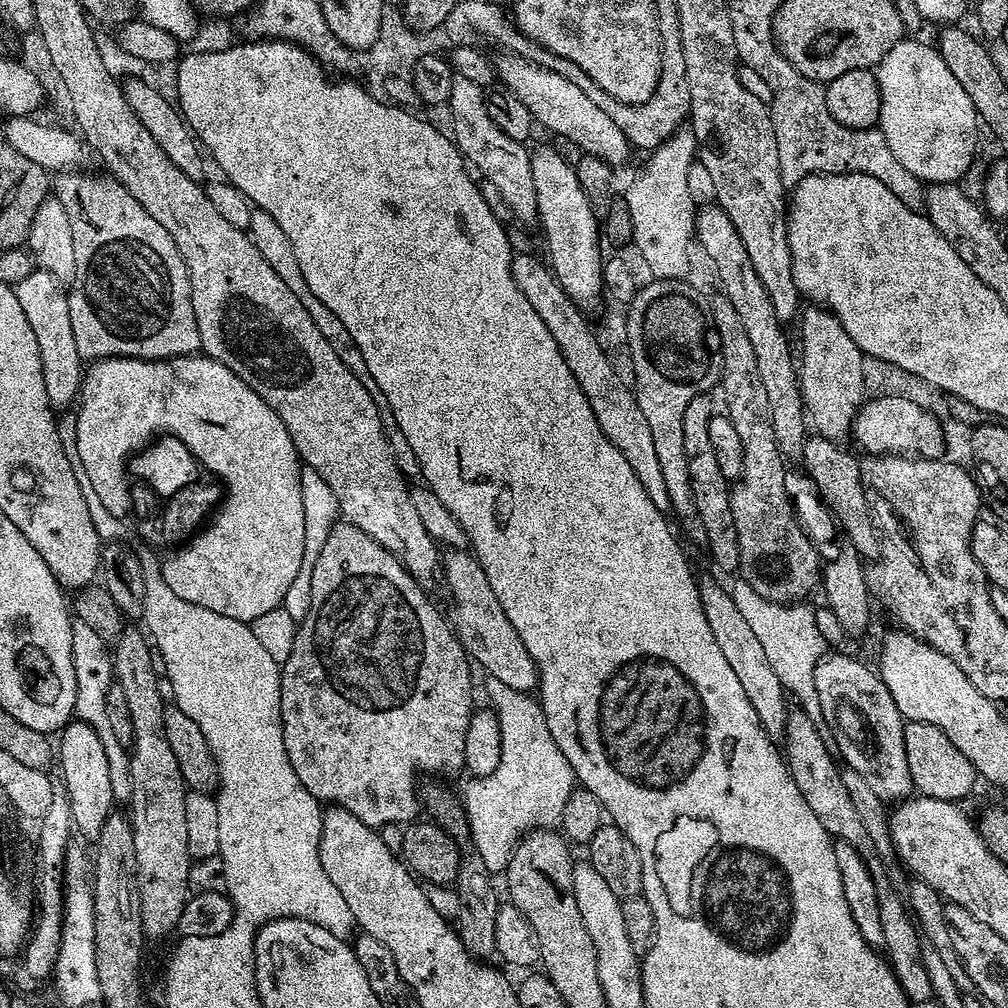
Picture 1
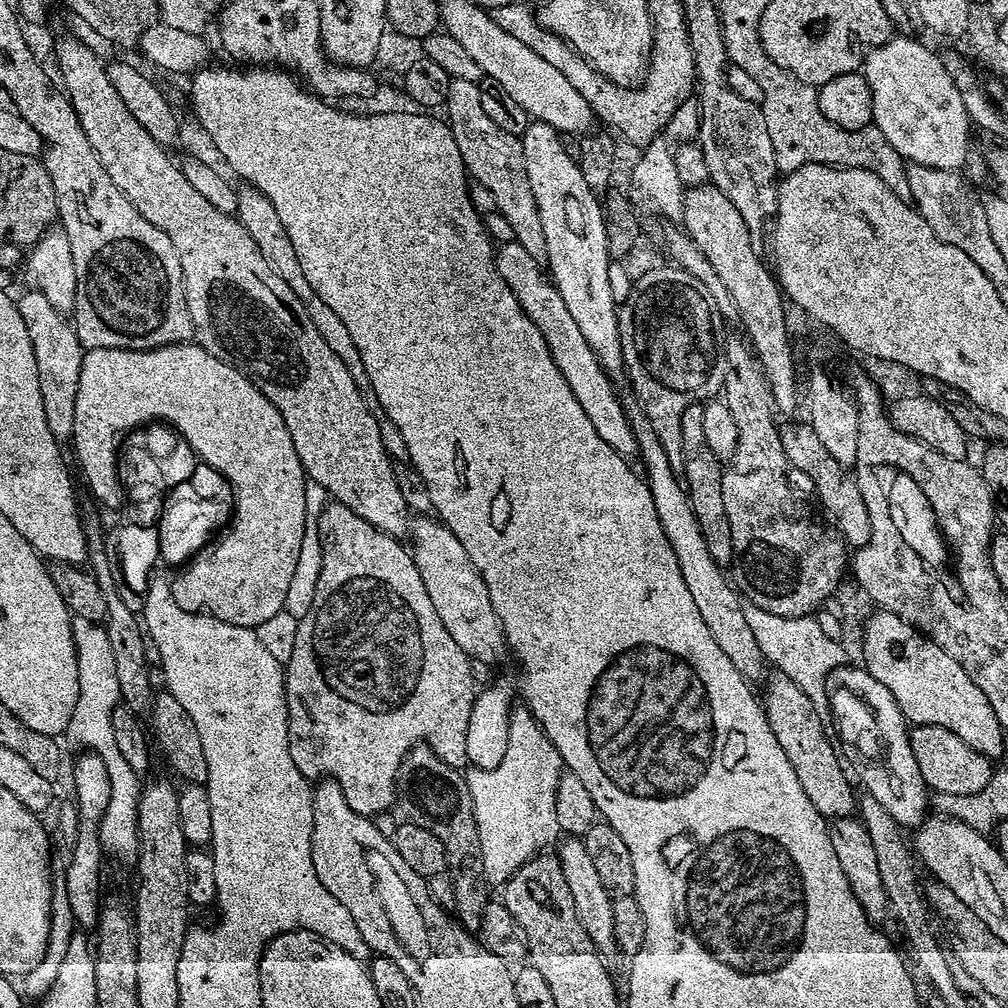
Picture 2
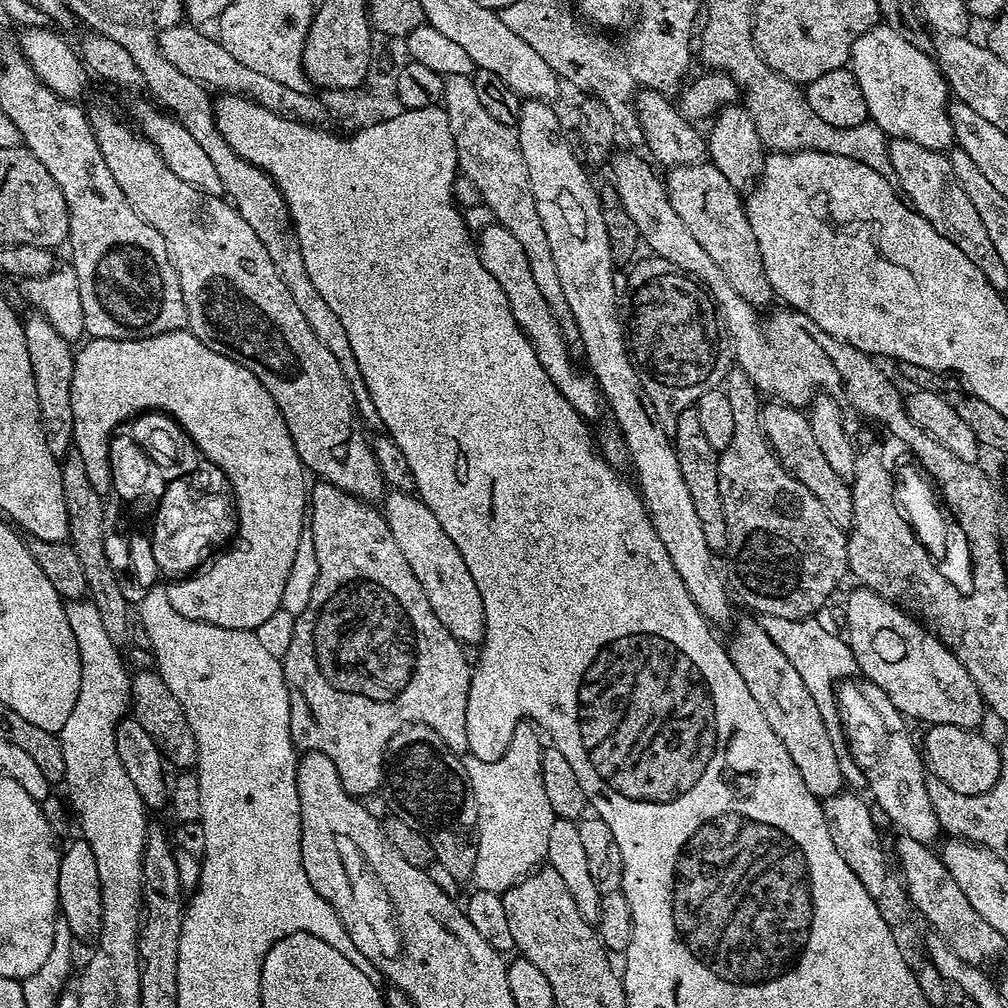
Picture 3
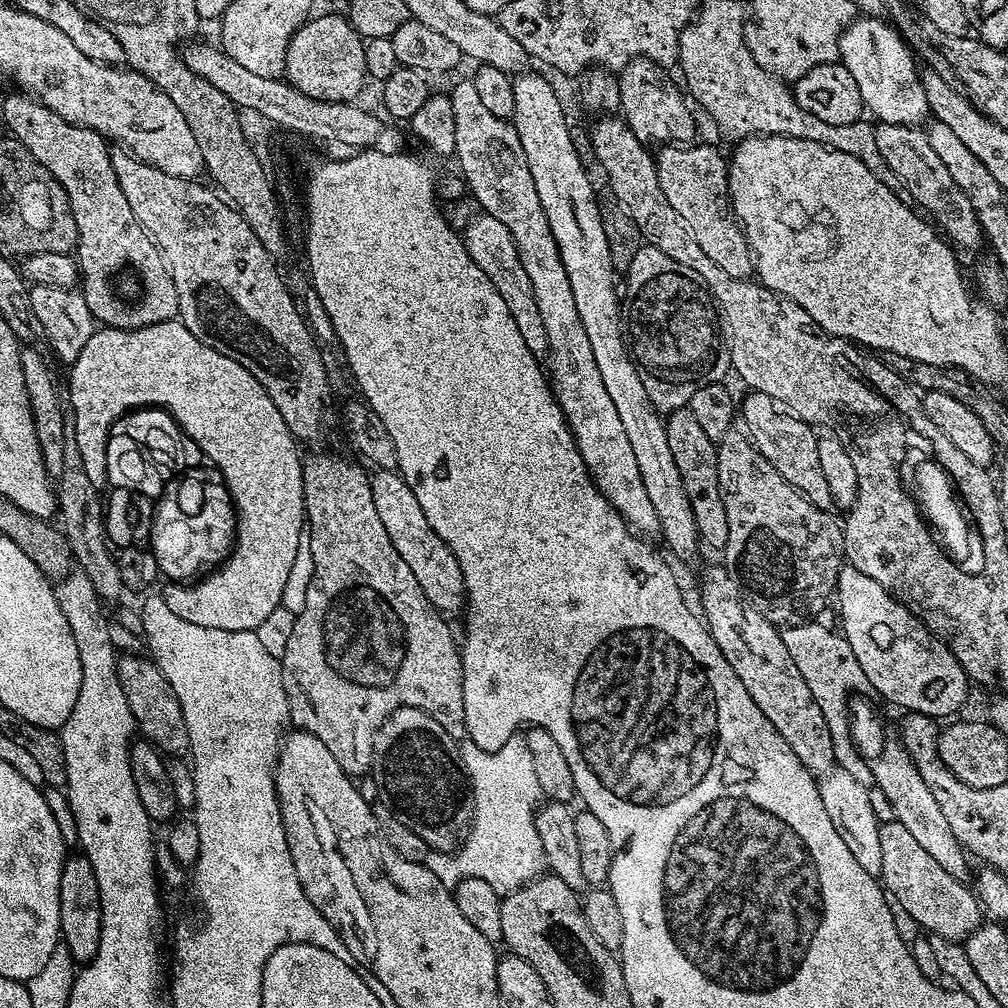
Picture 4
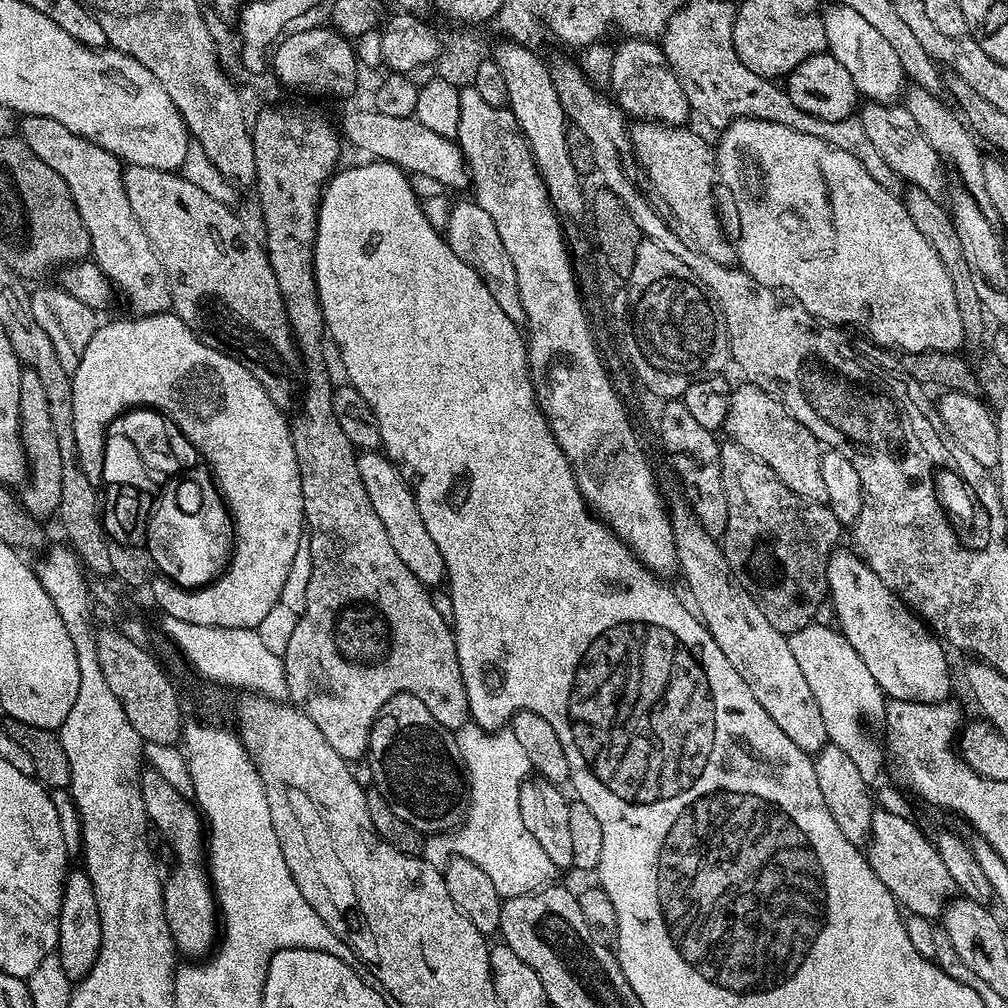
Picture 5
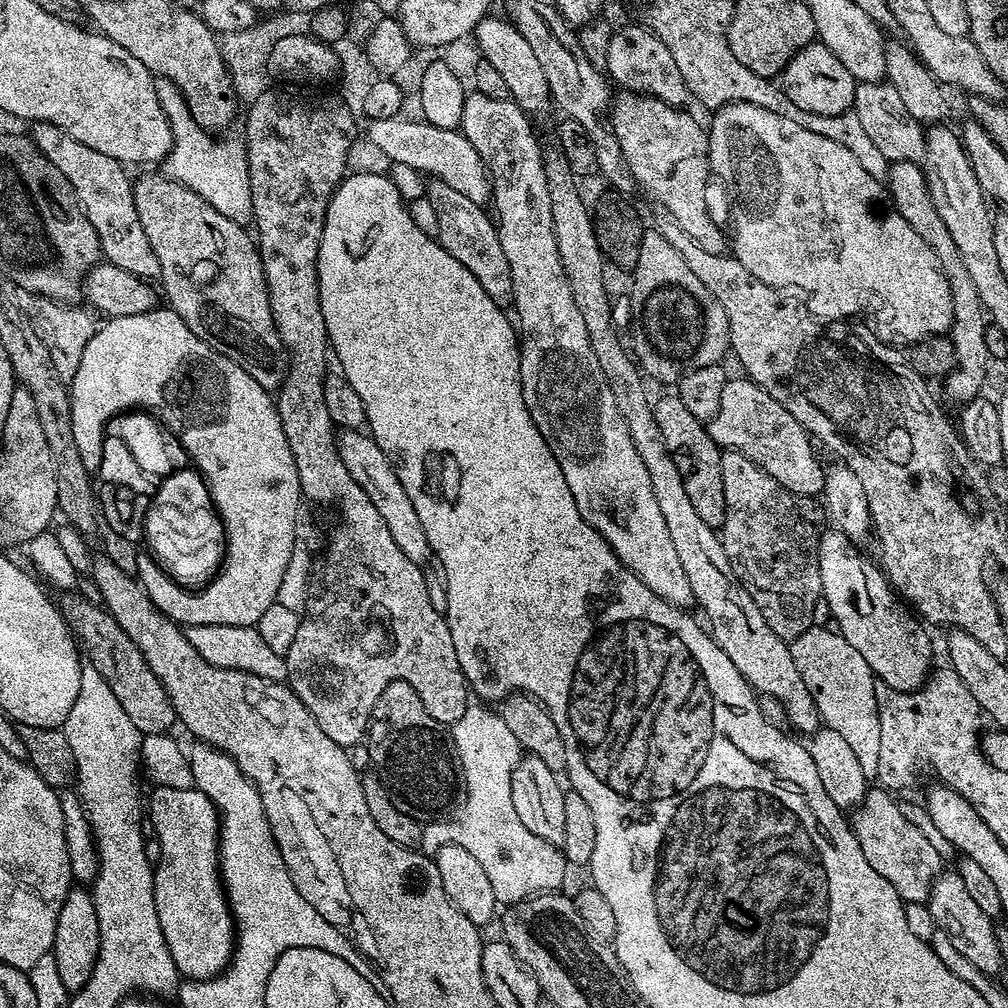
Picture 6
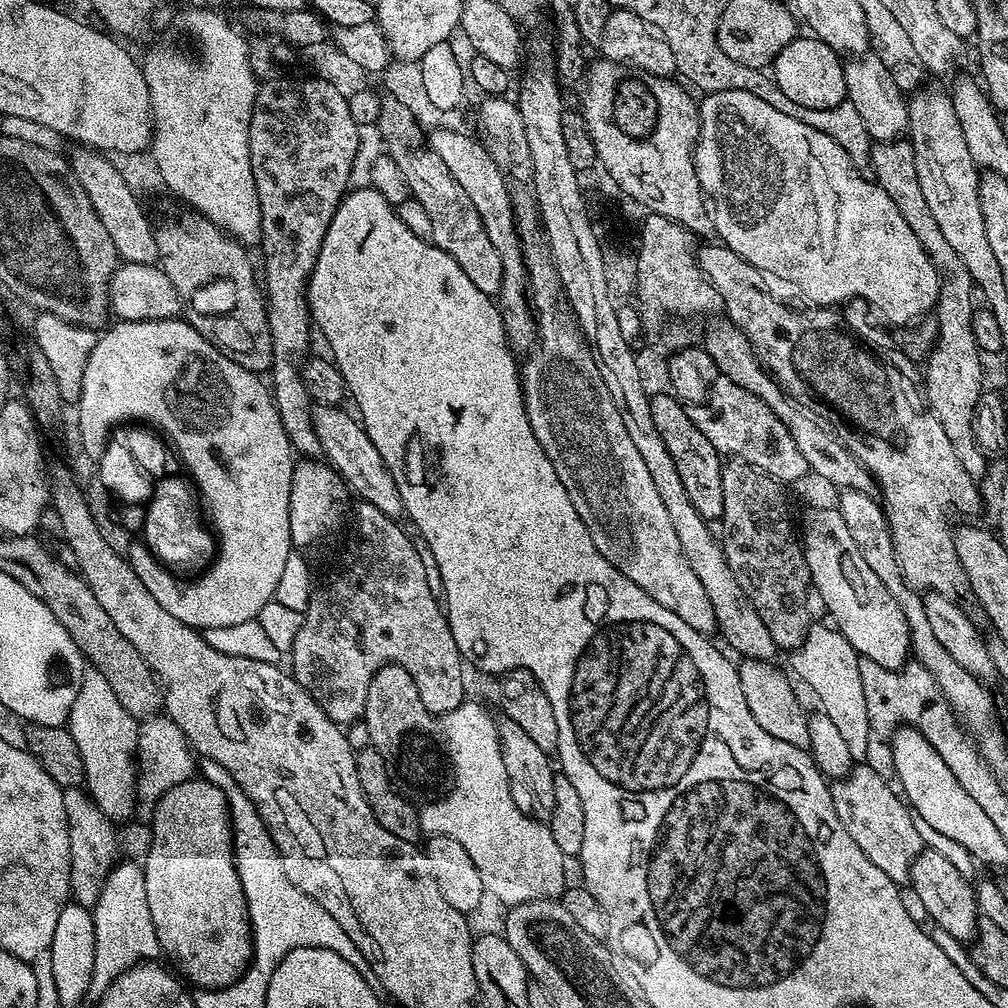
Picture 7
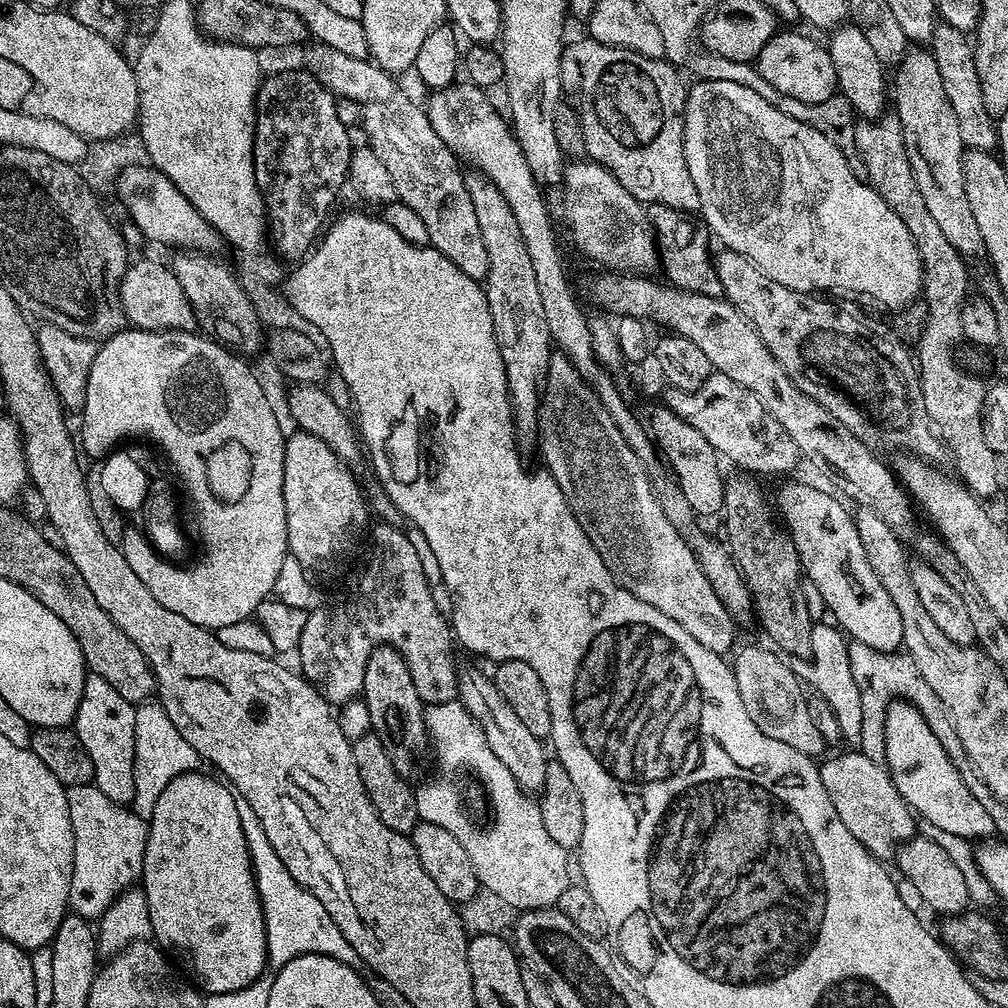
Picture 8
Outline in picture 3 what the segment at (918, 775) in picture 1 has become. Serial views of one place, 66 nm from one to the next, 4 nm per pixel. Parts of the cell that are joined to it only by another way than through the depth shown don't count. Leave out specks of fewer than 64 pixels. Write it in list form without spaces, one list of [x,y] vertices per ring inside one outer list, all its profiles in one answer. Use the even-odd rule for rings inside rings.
[[[933,724],[922,740],[922,756],[926,768],[935,779],[946,782],[950,790],[958,790],[958,794],[973,796],[990,790],[1000,777],[1000,750],[991,744],[979,731],[950,726],[949,724]]]

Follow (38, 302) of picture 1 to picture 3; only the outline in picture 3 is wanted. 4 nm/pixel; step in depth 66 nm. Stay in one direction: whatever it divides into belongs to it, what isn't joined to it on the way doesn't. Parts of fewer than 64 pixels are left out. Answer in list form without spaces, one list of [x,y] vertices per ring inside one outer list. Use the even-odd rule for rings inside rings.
[[[32,314],[29,320],[23,321],[23,326],[26,350],[30,350],[30,370],[34,370],[34,387],[38,389],[38,410],[44,419],[46,442],[54,455],[62,458],[72,448],[74,434],[74,410],[70,406],[70,390],[76,365],[74,348],[42,315]]]

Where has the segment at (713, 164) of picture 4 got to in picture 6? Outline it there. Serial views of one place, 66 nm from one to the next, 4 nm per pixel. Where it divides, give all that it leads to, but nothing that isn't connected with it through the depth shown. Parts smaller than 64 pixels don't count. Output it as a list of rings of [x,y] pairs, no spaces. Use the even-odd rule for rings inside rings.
[[[624,90],[621,96],[611,101],[610,127],[616,136],[620,147],[624,164],[628,168],[628,174],[637,189],[641,188],[656,204],[661,204],[669,212],[671,219],[702,250],[715,256],[723,256],[729,251],[730,244],[726,239],[726,232],[712,221],[708,213],[708,180],[710,181],[710,169],[708,166],[708,134],[705,125],[699,124],[694,117],[684,108],[675,108],[672,104],[662,102],[653,96],[642,96]]]

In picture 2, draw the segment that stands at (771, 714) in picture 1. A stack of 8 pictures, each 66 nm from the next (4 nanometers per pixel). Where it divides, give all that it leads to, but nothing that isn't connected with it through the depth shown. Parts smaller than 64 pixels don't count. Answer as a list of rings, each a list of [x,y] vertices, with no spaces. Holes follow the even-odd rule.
[[[642,410],[633,411],[630,421],[637,440],[638,460],[644,463],[642,472],[654,498],[654,510],[658,510],[658,522],[662,522],[662,534],[666,534],[666,542],[670,542],[674,558],[678,558],[678,570],[682,570],[682,578],[690,589],[690,595],[694,597],[694,606],[698,606],[698,614],[702,614],[702,622],[706,622],[706,630],[710,630],[710,638],[718,642],[722,654],[730,658],[734,670],[738,670],[738,674],[742,674],[745,680],[763,681],[766,676],[766,659],[754,633],[750,631],[750,625],[746,623],[745,601],[736,591],[725,569],[720,568],[714,558],[710,558],[706,538],[702,538],[702,526],[698,526],[698,518],[694,518],[694,510],[681,477],[677,469],[670,466],[670,458],[666,458],[666,450],[662,450],[662,442],[658,442],[658,434],[654,434],[646,414]]]

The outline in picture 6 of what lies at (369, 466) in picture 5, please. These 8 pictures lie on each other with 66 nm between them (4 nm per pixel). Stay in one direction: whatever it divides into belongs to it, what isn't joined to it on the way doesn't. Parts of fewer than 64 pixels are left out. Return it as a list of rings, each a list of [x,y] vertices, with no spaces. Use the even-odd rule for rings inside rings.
[[[364,430],[341,431],[336,437],[336,445],[342,462],[346,462],[346,470],[350,470],[350,478],[354,478],[354,482],[358,482],[358,486],[370,494],[370,502],[374,502],[378,514],[382,514],[390,529],[390,536],[394,542],[398,542],[402,554],[406,554],[410,562],[427,565],[427,560],[433,559],[432,547],[430,542],[426,542],[426,530],[422,530],[418,510],[414,510],[414,502],[410,502],[410,494],[406,494],[391,458],[381,450],[374,437]]]

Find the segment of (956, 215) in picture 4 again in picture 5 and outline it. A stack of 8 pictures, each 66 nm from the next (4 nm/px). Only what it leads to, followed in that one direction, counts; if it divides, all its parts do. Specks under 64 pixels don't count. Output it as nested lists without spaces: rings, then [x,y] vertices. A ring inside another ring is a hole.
[[[868,102],[859,109],[858,118],[862,122],[870,143],[882,154],[882,159],[898,174],[905,185],[926,190],[926,194],[943,197],[944,170],[940,155],[926,142],[926,134],[918,130],[914,118],[910,118],[907,108],[900,102]]]

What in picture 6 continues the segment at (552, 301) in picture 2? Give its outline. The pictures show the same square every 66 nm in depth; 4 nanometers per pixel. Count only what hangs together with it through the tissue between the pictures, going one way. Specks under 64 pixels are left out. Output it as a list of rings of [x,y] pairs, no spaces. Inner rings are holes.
[[[433,179],[427,185],[426,197],[437,211],[437,237],[440,245],[448,251],[474,278],[478,278],[478,286],[494,298],[499,308],[512,308],[512,271],[510,262],[506,262],[506,254],[502,254],[502,242],[496,233],[493,217],[484,213],[485,209],[479,204],[470,202],[470,198],[458,194],[458,190],[450,190],[450,186],[441,180]]]

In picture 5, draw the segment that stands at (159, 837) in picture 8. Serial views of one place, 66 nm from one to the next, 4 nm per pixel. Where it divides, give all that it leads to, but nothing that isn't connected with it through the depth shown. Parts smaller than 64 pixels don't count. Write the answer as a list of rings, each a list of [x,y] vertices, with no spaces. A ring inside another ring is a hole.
[[[145,767],[140,774],[140,789],[142,790],[142,802],[146,806],[151,827],[156,828],[168,839],[172,852],[176,855],[176,865],[172,873],[167,873],[164,880],[164,913],[166,914],[166,926],[170,926],[172,940],[176,944],[177,953],[184,958],[204,958],[213,951],[218,940],[218,909],[216,898],[212,891],[212,881],[206,867],[206,828],[202,823],[201,813],[195,803],[189,797],[178,794],[174,786],[170,786],[158,774],[158,770]]]

